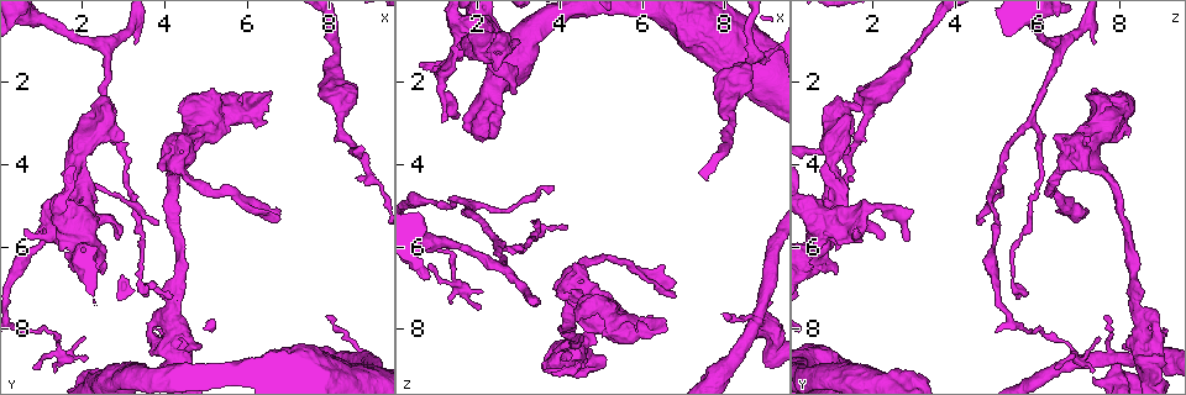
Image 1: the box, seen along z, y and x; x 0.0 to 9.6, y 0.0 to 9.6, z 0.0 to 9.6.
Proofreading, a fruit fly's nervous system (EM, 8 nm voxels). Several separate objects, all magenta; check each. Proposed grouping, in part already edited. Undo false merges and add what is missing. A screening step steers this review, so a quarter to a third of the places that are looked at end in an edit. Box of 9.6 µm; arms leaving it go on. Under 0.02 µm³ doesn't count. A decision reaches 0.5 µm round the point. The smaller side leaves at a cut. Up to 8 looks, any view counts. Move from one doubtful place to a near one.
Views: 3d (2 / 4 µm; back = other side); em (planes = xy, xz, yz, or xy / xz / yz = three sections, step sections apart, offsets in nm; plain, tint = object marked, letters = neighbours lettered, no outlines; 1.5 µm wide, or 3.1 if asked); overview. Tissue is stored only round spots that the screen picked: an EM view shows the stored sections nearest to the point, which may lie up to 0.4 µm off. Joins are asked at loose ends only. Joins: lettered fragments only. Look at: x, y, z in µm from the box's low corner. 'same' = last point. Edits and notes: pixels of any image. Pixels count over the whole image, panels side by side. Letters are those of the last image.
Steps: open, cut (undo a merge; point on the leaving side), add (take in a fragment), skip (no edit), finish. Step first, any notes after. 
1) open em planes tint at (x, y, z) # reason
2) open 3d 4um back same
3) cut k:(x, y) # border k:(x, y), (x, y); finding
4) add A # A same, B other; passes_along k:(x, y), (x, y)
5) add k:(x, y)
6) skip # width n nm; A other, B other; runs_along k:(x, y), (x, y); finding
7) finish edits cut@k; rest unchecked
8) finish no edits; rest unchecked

open 3d 4um at (3.90, 7.20, 8.60) # free end

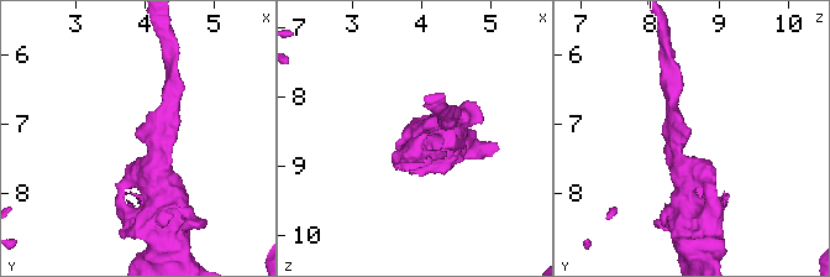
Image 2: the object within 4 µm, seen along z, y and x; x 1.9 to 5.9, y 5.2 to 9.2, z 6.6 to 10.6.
open em planes plain at (3.90, 7.10, 8.60)

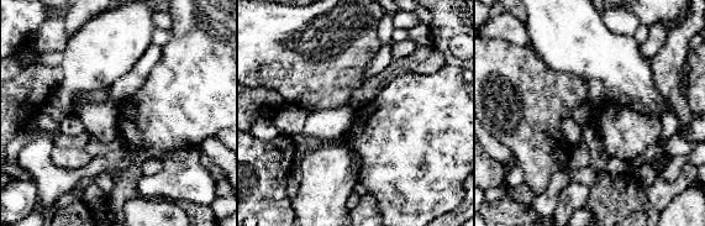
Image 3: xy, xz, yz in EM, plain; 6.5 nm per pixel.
open em planes letters same # see the neighbours

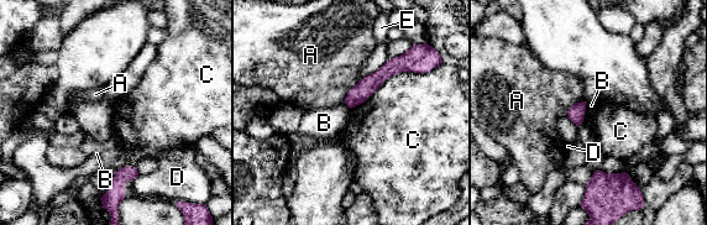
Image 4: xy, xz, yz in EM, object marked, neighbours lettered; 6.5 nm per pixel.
skip # A other, B other, C other, D other, E other; runs_along 4:(412, 68), (391, 67), (347, 100); no lettered fragment goes on from it

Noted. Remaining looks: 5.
open 3d 2um back at (8.75, 8.75, 7.75) # two arms in line, one across

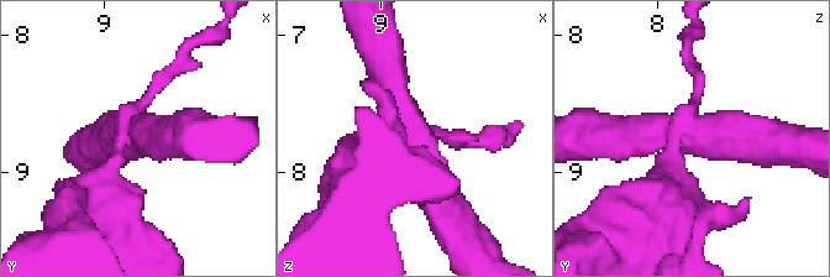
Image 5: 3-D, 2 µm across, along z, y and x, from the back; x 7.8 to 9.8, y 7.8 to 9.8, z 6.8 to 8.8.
open em xz step 4 tint at (8.76, 8.72, 7.82) # now the EM

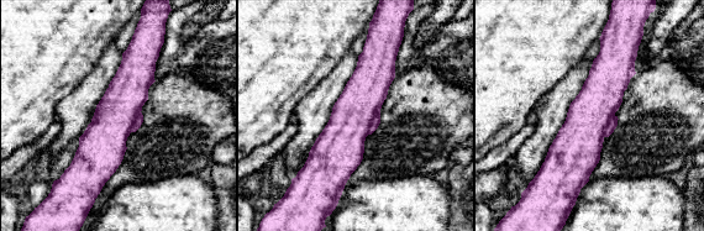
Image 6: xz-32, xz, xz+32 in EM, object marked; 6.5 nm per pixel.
open em planes letters same

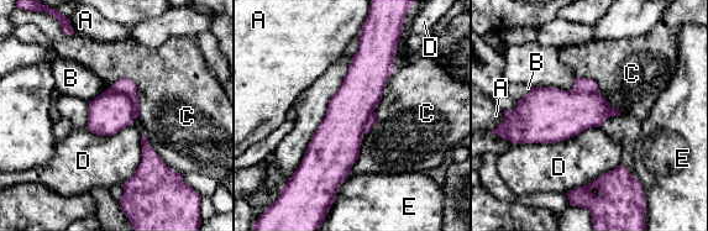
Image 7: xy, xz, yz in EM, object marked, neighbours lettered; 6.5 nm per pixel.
cut 7:(125, 85) # A other, B other, C other, D other, E other; border 7:(109, 88), (130, 99), (134, 117); two cells meet here

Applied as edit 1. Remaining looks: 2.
finish edits cut@7; rest unchecked

